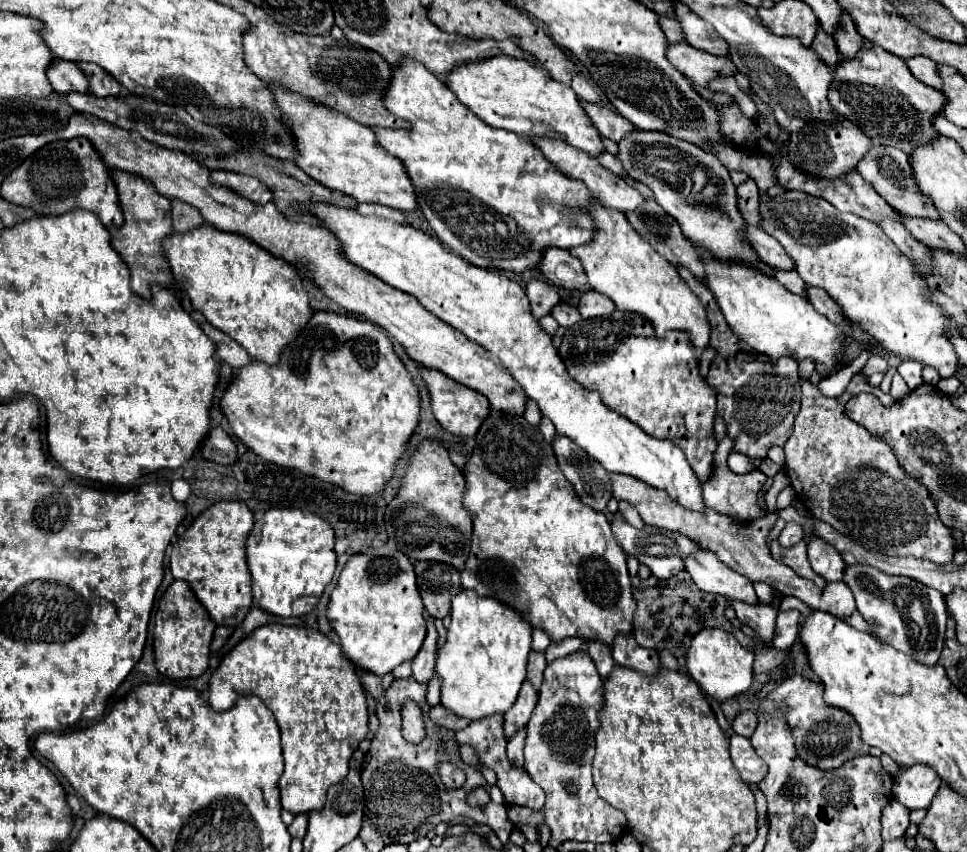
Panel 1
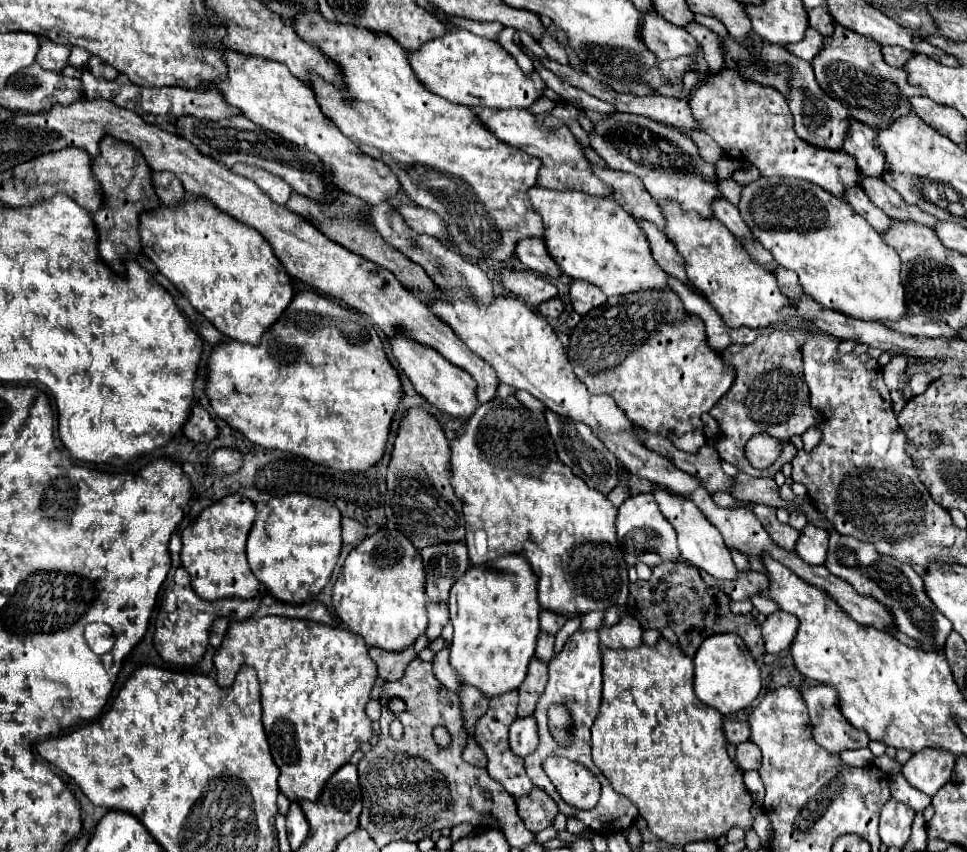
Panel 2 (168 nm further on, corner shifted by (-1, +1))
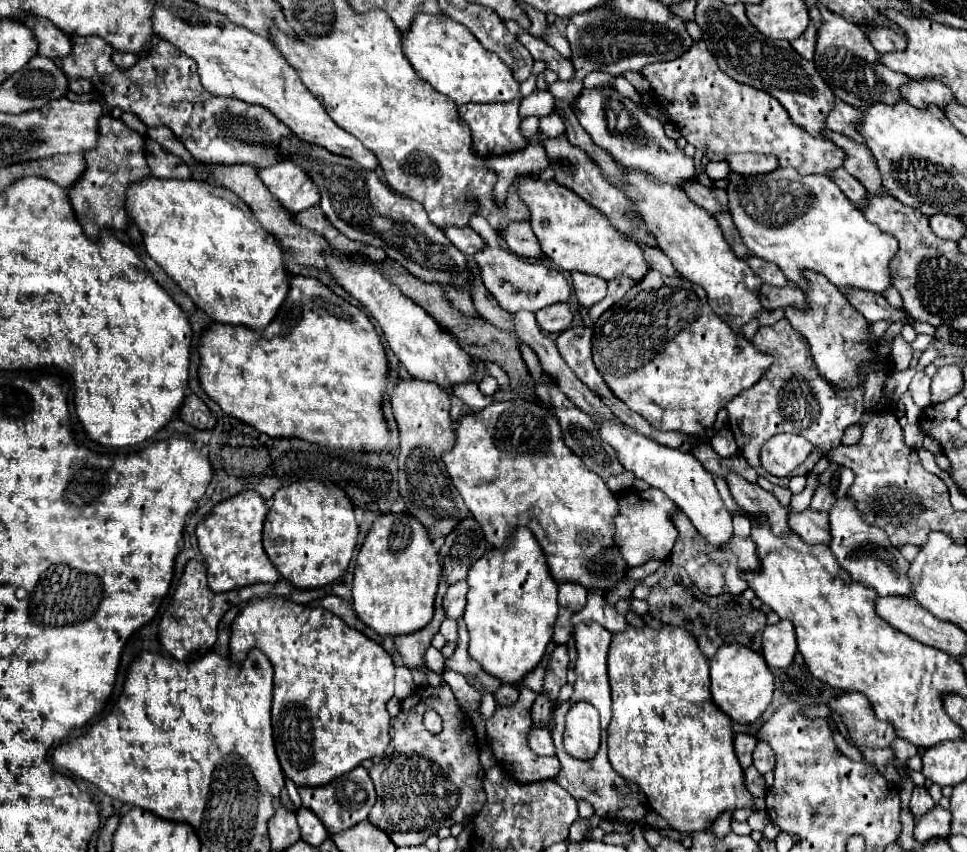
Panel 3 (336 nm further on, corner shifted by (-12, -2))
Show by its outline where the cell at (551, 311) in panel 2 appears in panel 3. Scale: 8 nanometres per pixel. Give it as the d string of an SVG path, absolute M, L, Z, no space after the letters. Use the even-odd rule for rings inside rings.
M560 303L556 307L544 307L542 311L536 313L538 327L550 335L558 335L564 329L570 327L572 323L572 313L566 303Z

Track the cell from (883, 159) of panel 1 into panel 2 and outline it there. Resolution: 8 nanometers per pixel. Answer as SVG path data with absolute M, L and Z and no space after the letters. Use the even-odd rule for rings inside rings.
M851 120L849 140L845 140L845 152L857 160L857 166L863 174L883 180L887 170L885 152L877 146L877 132L857 120Z

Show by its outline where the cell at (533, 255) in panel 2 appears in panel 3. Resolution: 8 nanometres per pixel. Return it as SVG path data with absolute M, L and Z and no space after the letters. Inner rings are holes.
M512 221L502 231L502 235L508 249L520 257L538 257L542 253L540 243L536 243L536 237L532 235L528 221Z

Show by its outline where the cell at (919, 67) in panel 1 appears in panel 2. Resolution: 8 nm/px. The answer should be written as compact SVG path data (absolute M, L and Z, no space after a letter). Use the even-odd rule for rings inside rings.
M883 46L883 56L885 56L885 60L889 60L891 66L905 68L907 62L913 58L913 52L899 48L899 46Z

